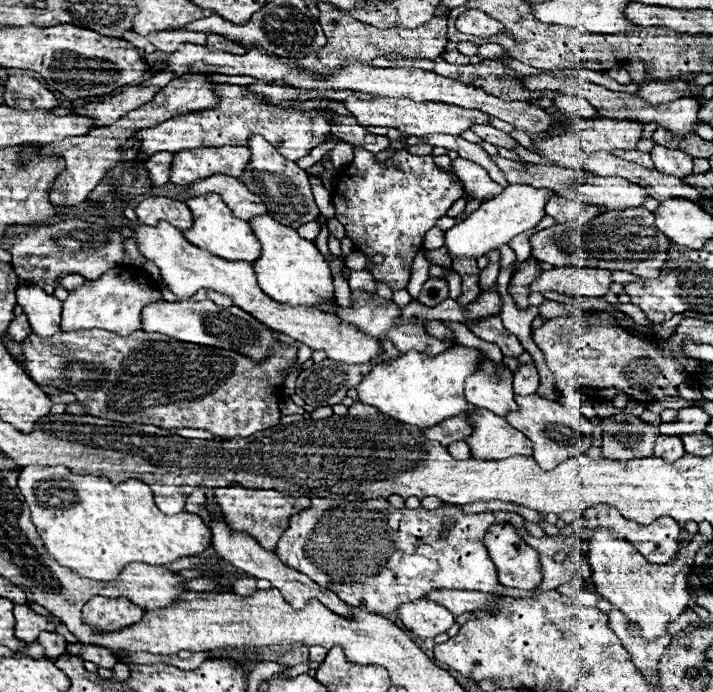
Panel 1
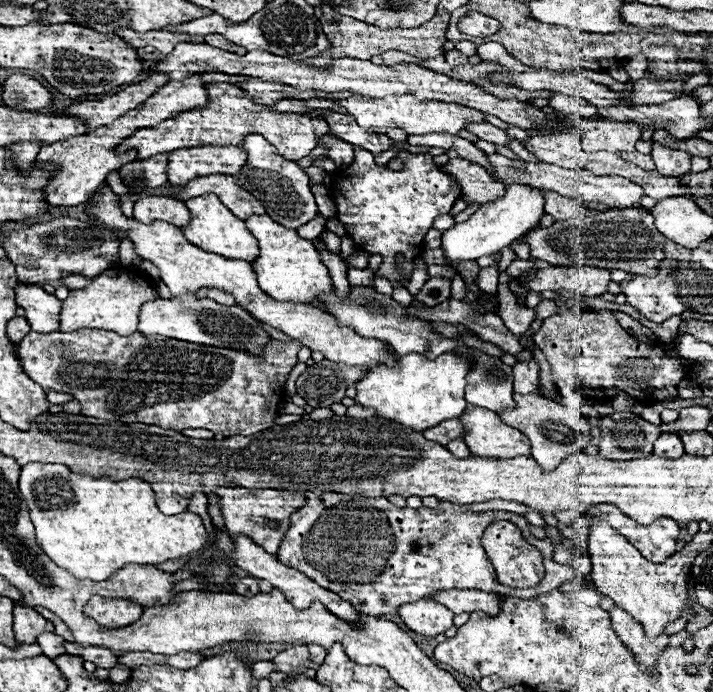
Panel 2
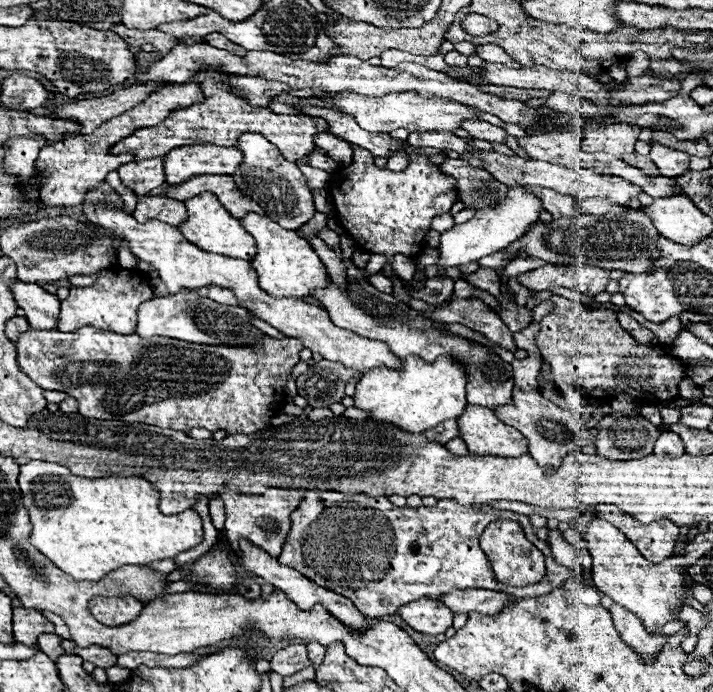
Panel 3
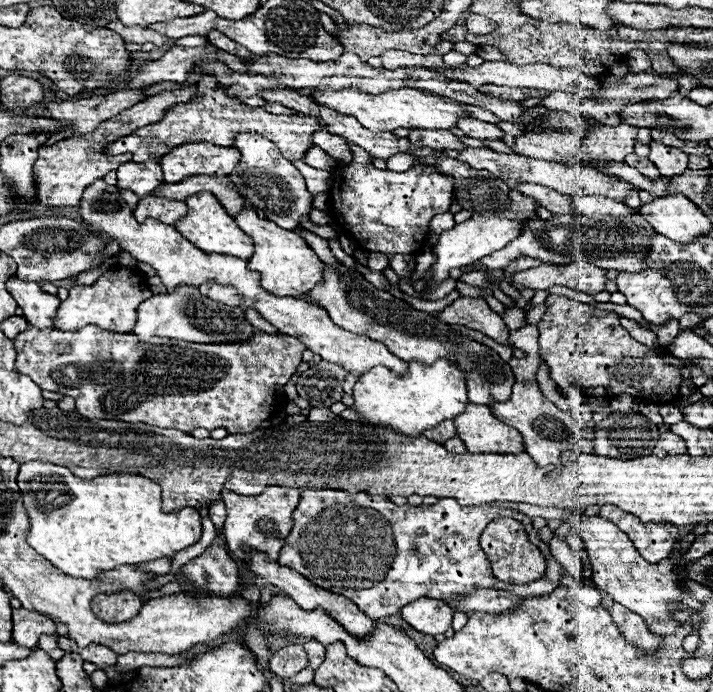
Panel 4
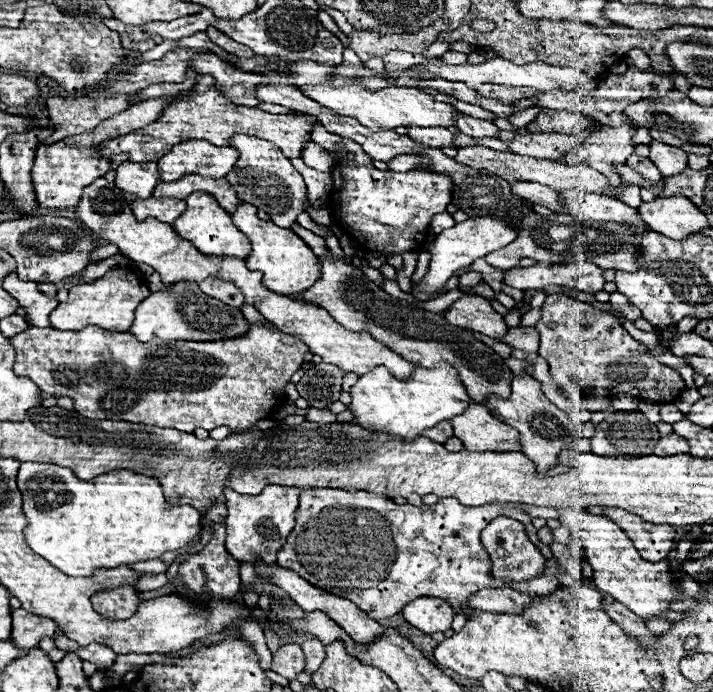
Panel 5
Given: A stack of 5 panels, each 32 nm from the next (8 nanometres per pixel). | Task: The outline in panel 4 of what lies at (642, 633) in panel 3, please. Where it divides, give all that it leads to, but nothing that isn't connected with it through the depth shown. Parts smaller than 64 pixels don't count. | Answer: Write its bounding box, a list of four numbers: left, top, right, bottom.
[606,602,660,652]

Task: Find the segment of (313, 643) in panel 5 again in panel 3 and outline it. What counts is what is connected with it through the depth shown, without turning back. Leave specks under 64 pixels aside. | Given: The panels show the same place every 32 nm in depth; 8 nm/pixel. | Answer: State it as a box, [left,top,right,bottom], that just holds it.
[306,642,326,668]

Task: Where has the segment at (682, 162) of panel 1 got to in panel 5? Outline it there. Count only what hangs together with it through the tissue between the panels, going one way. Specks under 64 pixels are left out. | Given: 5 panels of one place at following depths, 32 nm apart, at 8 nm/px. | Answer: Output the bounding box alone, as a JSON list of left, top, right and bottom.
[648,140,688,178]

